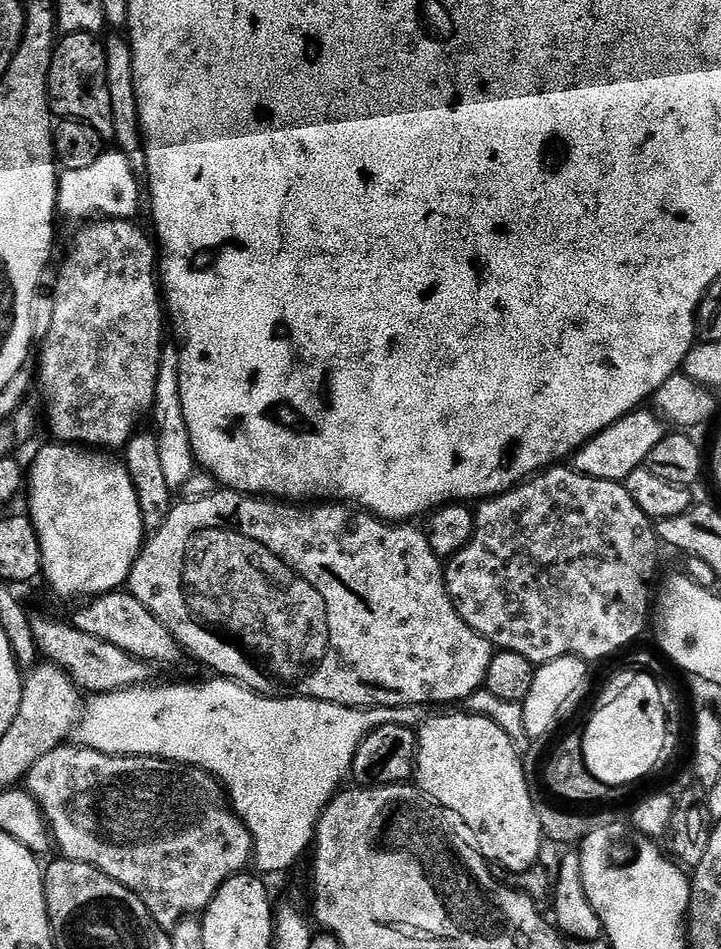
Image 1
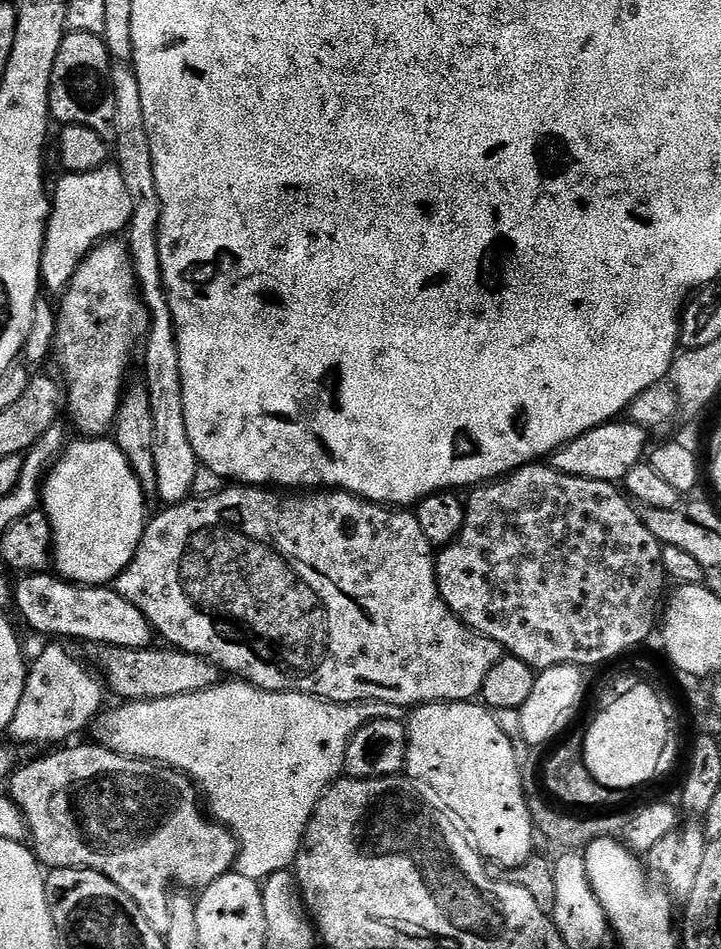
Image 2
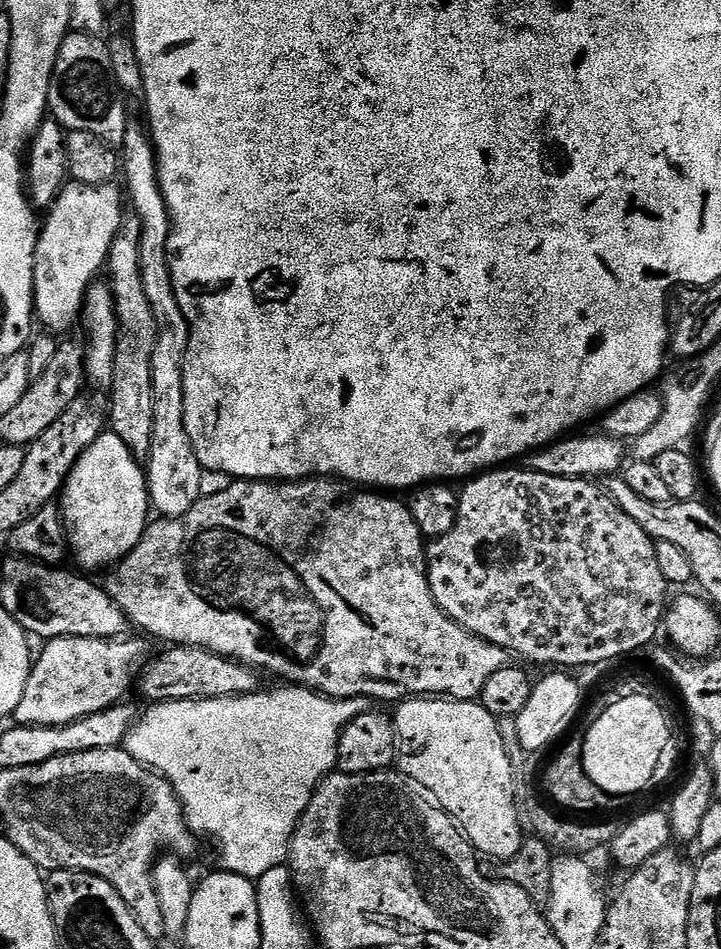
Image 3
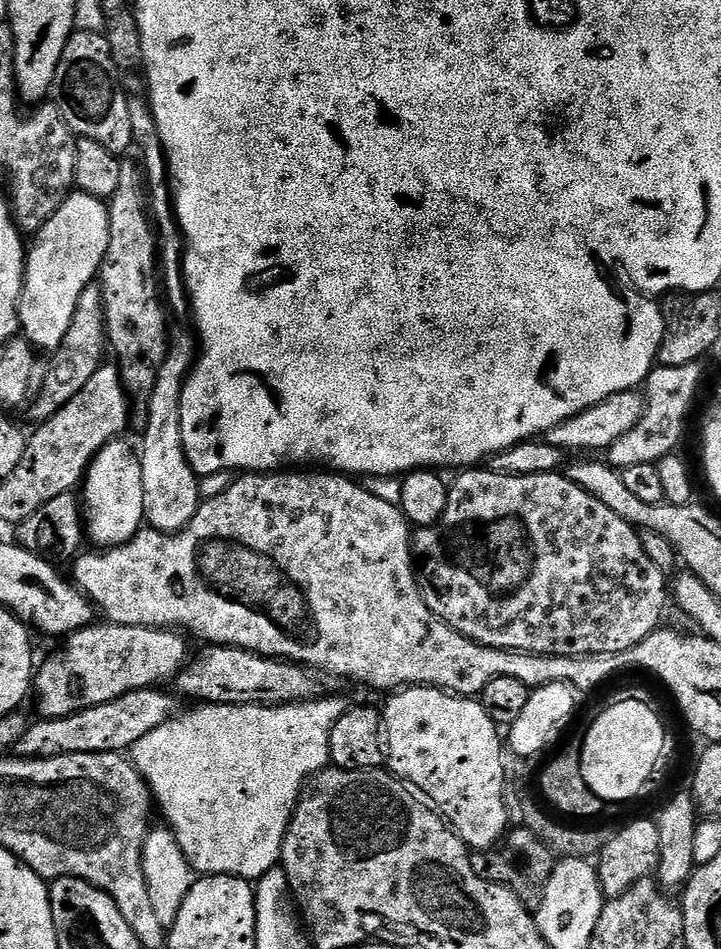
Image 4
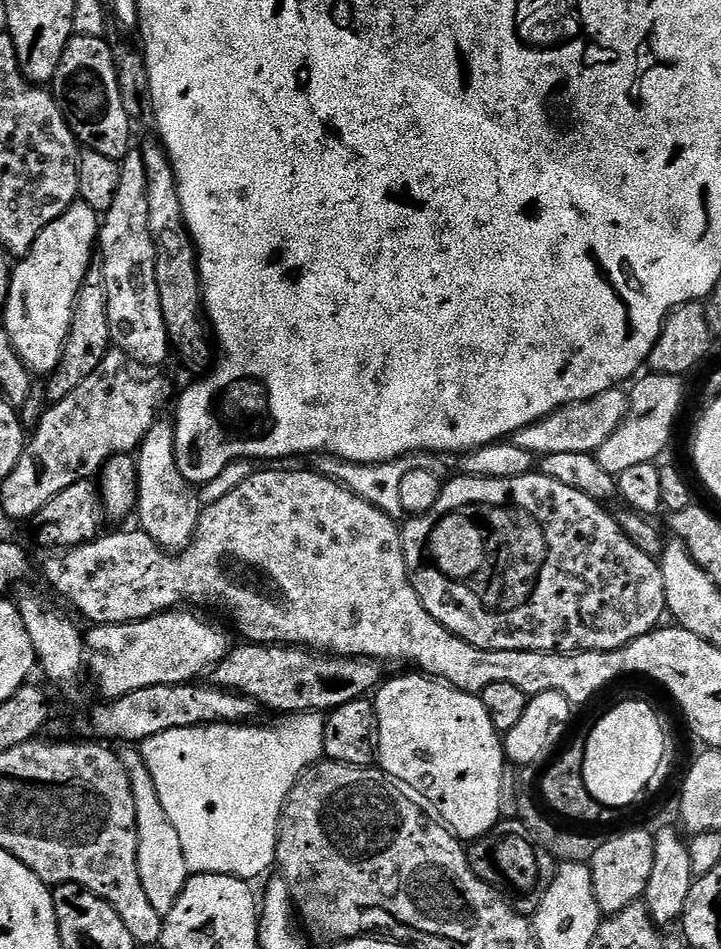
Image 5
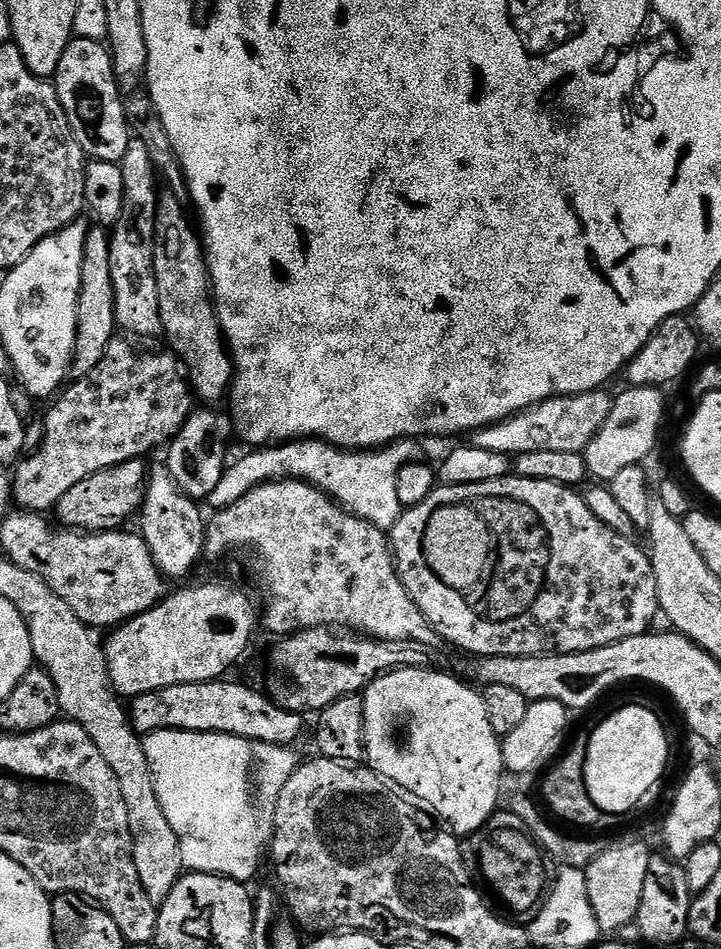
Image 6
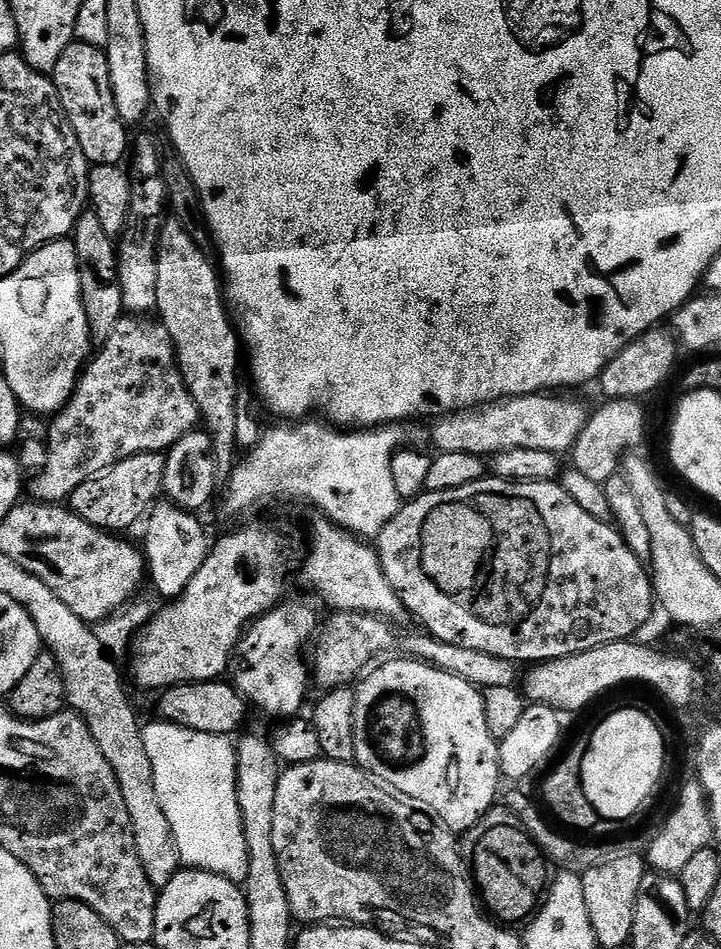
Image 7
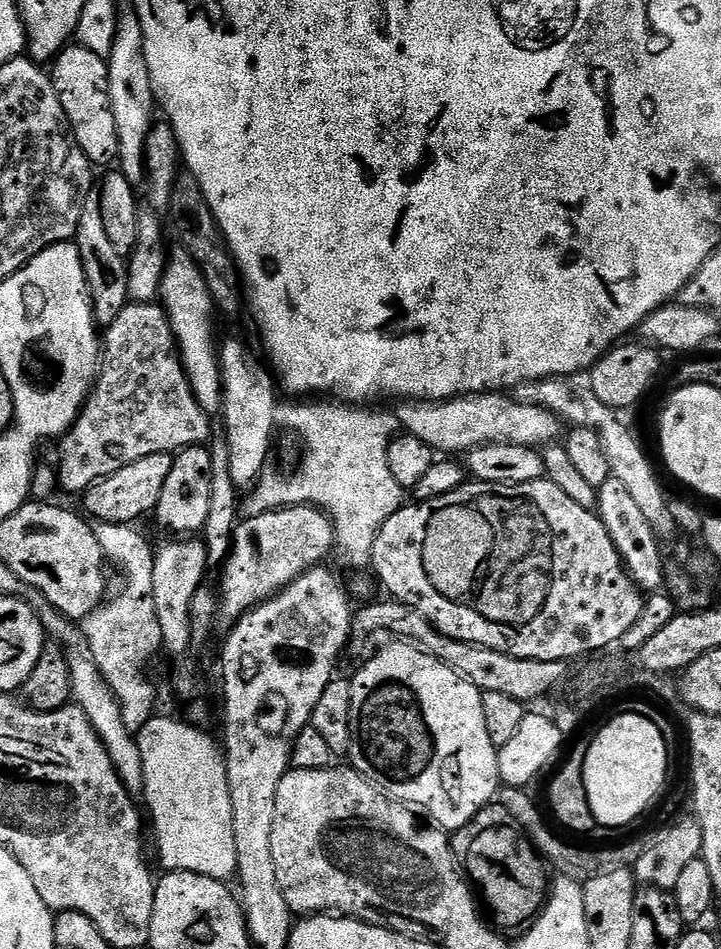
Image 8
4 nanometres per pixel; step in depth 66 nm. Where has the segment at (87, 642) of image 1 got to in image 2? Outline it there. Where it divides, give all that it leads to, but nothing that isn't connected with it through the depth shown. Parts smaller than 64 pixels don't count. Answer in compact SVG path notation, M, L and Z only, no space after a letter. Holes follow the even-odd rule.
M160 646L156 648L110 648L105 647L100 656L102 679L107 691L117 696L120 702L138 700L161 700L178 698L182 694L198 694L221 683L222 672L216 665L198 654L182 652L179 648Z

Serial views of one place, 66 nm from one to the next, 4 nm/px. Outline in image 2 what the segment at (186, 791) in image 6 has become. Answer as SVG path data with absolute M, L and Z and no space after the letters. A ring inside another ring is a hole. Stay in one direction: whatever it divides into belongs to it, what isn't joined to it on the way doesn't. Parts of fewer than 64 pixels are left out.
M221 682L210 690L178 698L121 703L116 706L120 708L105 711L99 717L98 740L111 752L163 764L191 778L202 793L212 819L230 829L240 845L235 871L263 882L270 874L289 871L295 865L306 826L318 802L324 791L341 779L346 748L356 731L371 720L404 720L406 712L377 700L366 704L334 704L301 692L267 692L253 684L232 683L236 684Z

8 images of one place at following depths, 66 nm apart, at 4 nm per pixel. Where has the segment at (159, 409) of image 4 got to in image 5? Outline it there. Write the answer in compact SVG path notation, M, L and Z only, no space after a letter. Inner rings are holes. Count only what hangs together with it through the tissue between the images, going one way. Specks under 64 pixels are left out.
M157 419L155 426L146 434L138 451L136 462L136 506L135 515L140 515L139 527L159 548L165 552L179 554L192 541L200 521L202 505L197 489L182 478L176 461L176 425L171 419Z

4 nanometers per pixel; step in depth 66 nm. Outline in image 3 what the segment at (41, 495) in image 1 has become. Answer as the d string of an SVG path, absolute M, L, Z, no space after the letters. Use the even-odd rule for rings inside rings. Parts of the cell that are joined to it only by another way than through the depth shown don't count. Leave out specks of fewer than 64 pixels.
M110 430L101 432L89 448L78 458L78 462L70 470L68 481L62 489L62 511L64 514L64 526L68 529L68 543L70 556L77 560L84 568L111 569L120 563L124 557L138 546L145 528L150 523L150 501L148 499L148 478L141 461L135 460L126 450L126 442L118 438Z

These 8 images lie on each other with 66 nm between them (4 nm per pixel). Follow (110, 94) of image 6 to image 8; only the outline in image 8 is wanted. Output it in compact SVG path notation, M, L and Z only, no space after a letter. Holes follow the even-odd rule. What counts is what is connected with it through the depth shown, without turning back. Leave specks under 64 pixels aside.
M69 46L56 57L50 68L52 85L62 102L62 110L72 125L72 137L93 166L108 164L118 157L118 130L110 106L108 61L79 46ZM53 67L53 68L52 68Z

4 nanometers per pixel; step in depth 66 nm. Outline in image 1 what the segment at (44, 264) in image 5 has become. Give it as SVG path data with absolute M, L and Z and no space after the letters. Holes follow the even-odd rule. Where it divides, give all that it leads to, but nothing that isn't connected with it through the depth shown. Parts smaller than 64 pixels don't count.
M105 150L105 152L103 152L88 168L83 170L63 170L59 173L56 181L56 207L59 215L61 217L69 216L72 220L84 220L80 222L95 222L97 220L132 220L133 218L136 218L136 215L140 212L140 196L142 200L142 190L141 187L139 190L136 180L138 180L138 174L129 166L129 159L126 158L126 154L122 154L115 150Z

